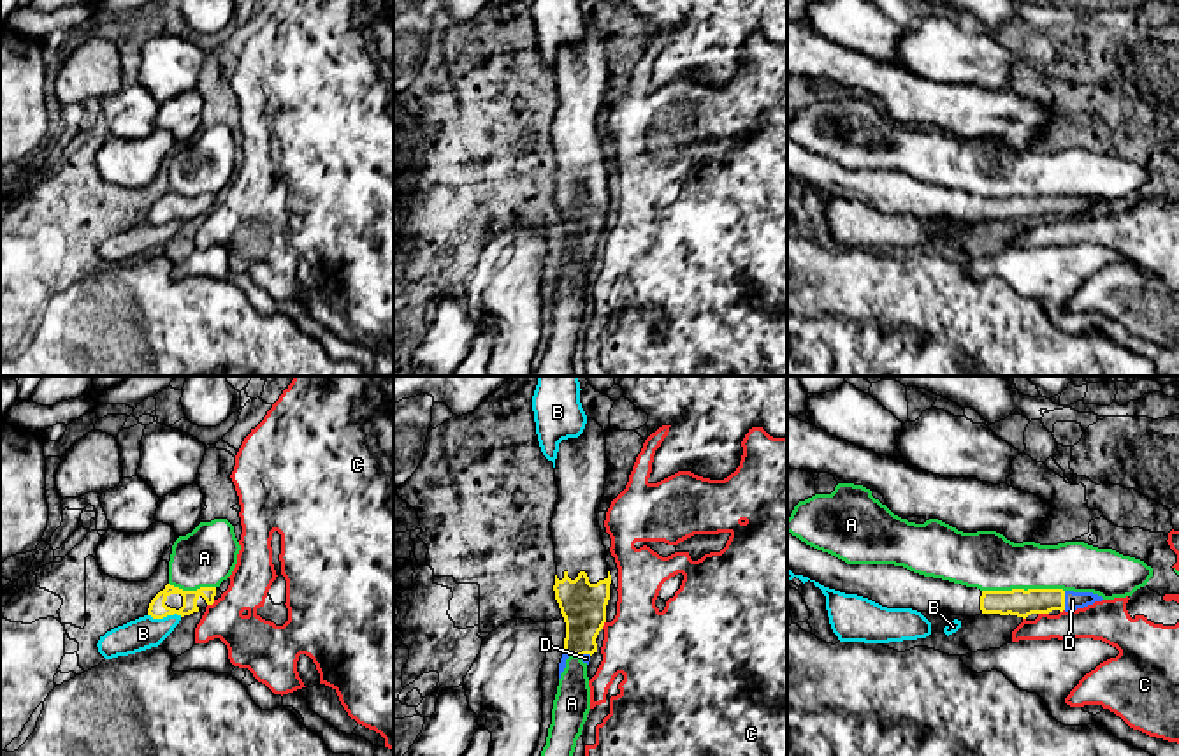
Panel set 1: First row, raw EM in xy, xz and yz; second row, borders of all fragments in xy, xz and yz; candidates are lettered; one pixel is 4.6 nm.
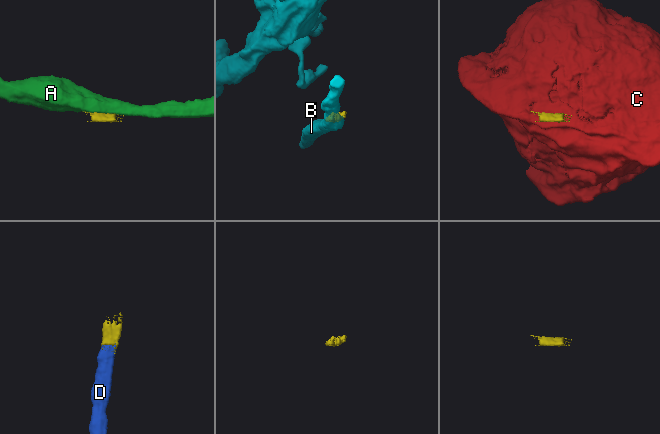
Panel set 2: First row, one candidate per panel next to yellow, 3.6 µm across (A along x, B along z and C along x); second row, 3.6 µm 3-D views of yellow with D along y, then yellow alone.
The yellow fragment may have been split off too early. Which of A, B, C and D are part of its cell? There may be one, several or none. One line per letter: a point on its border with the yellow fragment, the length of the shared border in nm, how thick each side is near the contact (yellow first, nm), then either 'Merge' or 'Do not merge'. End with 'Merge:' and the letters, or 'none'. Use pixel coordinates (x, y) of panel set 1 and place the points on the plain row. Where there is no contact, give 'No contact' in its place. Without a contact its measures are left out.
A: Touches yellow at yz (1023, 196). Shared border 380 nm. Thickness 130 nm (yellow) against 280 nm. Do not merge
B: Touches yellow at xy (166, 222). Shared border 160 nm. Thickness 80 nm (yellow) against 150 nm. Do not merge
C: Touches yellow at yz (1044, 218). Shared border 50 nm. Thickness 130 nm (yellow) against 170 nm. Do not merge
D: Touches yellow at yz (1063, 206). Shared border 90 nm. Thickness 130 nm (yellow) against 80 nm. Merge
Merge: D

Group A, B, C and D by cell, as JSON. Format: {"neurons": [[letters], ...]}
{"neurons": [["A"], ["B"], ["C"], ["D"]]}

